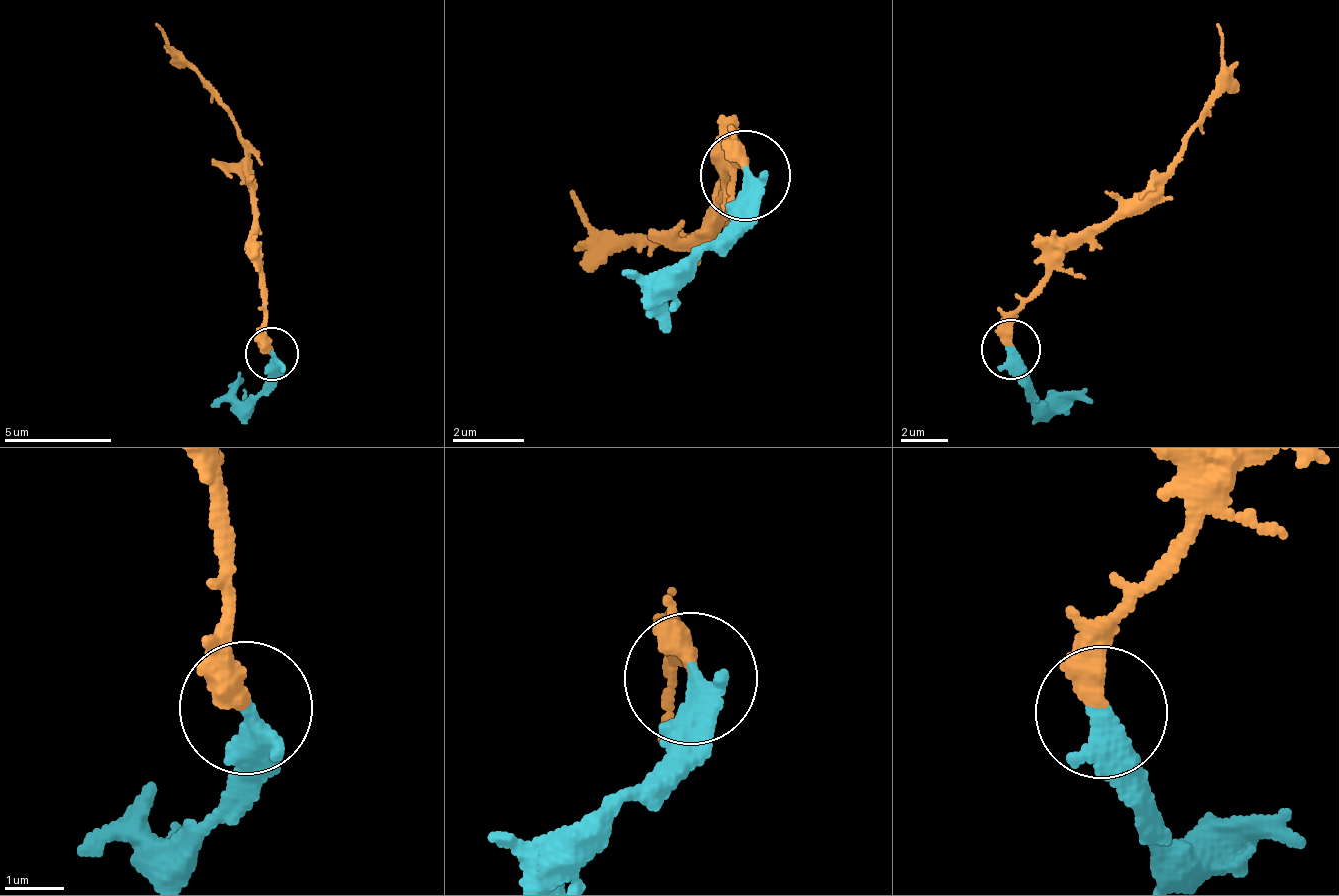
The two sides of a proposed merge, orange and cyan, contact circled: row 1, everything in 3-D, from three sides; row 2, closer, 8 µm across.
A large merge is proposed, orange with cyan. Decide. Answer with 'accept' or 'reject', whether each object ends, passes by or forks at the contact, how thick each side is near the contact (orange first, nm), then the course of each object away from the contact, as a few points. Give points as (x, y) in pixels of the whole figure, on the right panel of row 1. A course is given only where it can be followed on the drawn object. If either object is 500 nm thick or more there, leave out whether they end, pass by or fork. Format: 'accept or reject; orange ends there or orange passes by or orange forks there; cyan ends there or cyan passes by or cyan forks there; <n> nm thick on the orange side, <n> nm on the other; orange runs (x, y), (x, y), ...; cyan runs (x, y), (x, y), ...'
accept; orange ends there; cyan ends there; 400 nm thick on the orange side, 420 nm on the other; orange runs (1009, 346), (1010, 312), (1072, 247), (1149, 189), (1217, 83), (1216, 24); cyan runs (1009, 351), (1028, 393), (1055, 408), (1091, 397)

